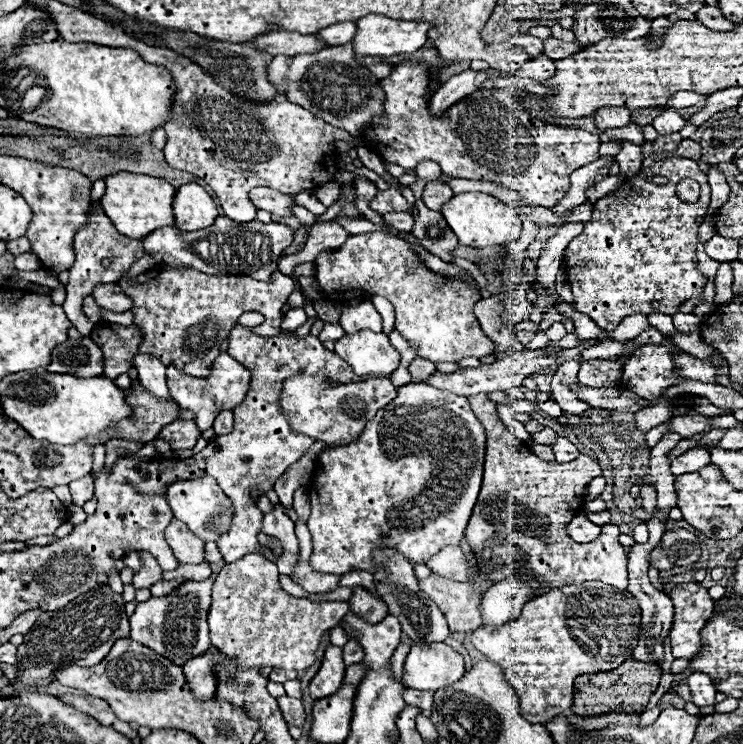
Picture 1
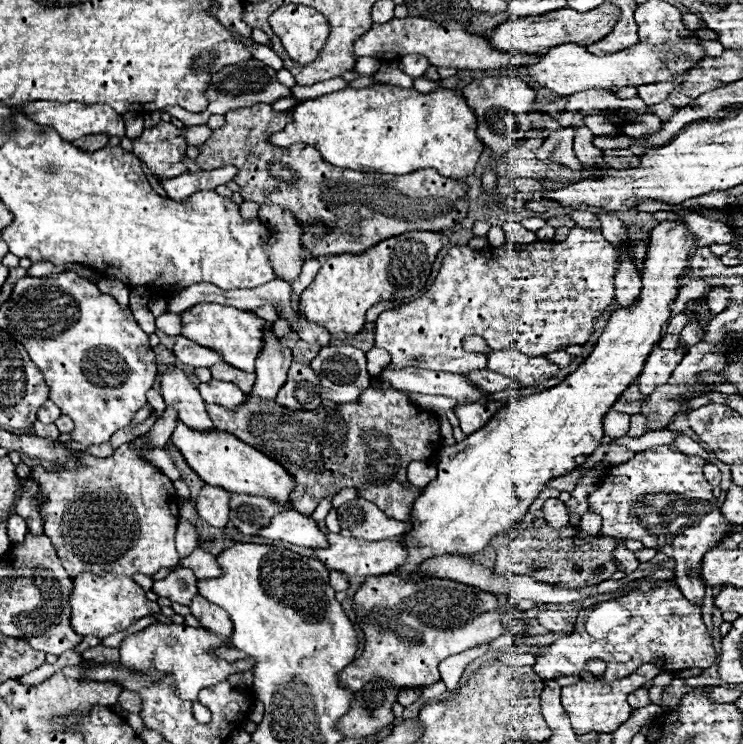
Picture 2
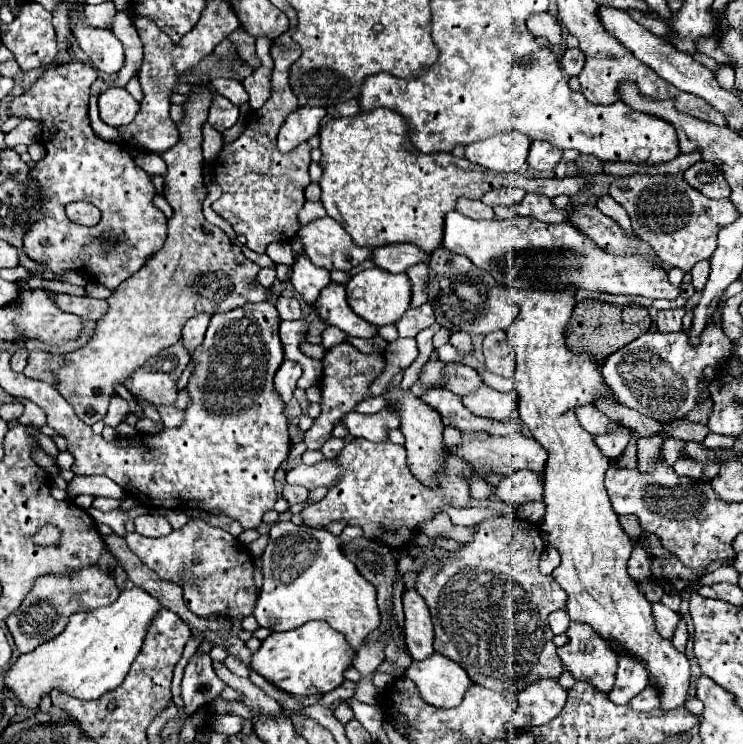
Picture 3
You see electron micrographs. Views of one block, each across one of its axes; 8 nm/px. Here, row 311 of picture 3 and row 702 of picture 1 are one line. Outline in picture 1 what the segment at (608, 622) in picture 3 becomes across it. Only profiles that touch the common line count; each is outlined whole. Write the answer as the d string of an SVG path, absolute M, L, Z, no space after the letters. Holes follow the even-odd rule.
M580 584L572 588L554 588L548 594L532 598L520 612L518 618L510 620L500 628L482 626L472 632L470 642L488 660L504 668L506 682L520 700L520 712L528 722L550 720L572 706L574 678L582 674L596 674L618 668L628 660L638 644L640 634L640 606L638 600L628 592L606 584Z

